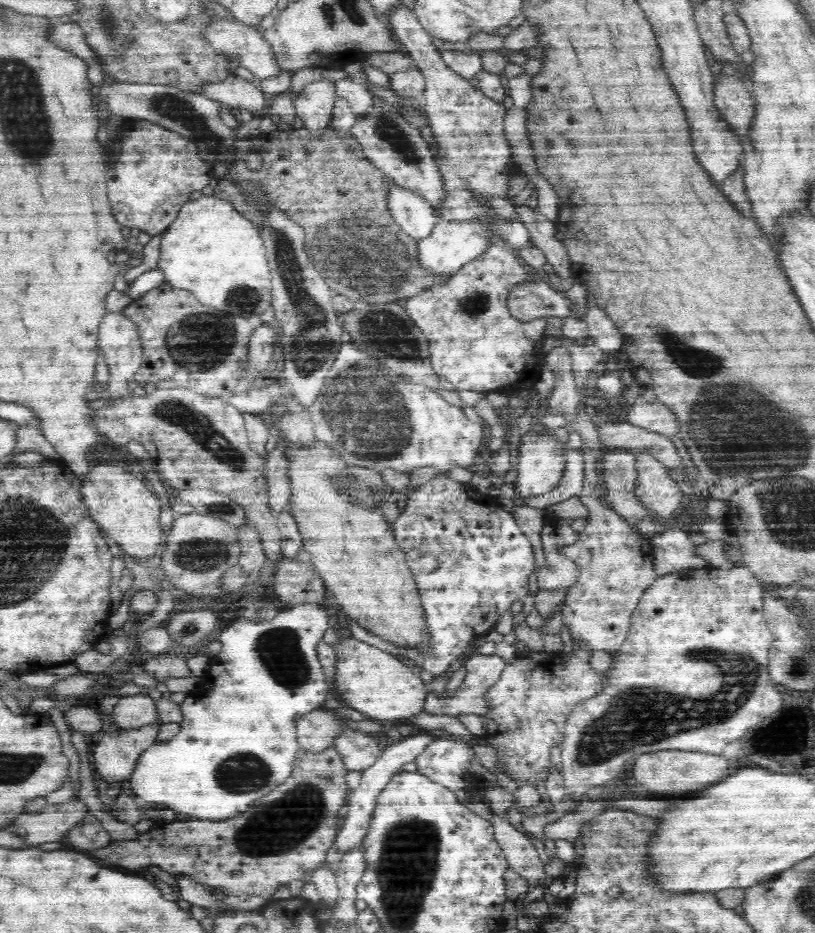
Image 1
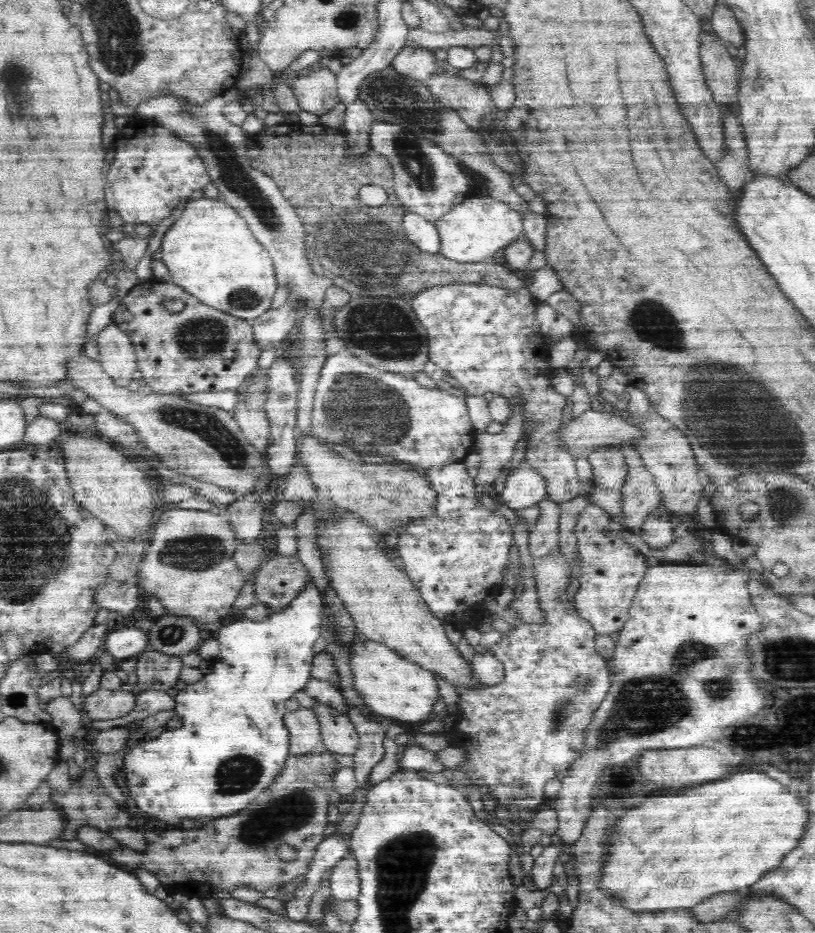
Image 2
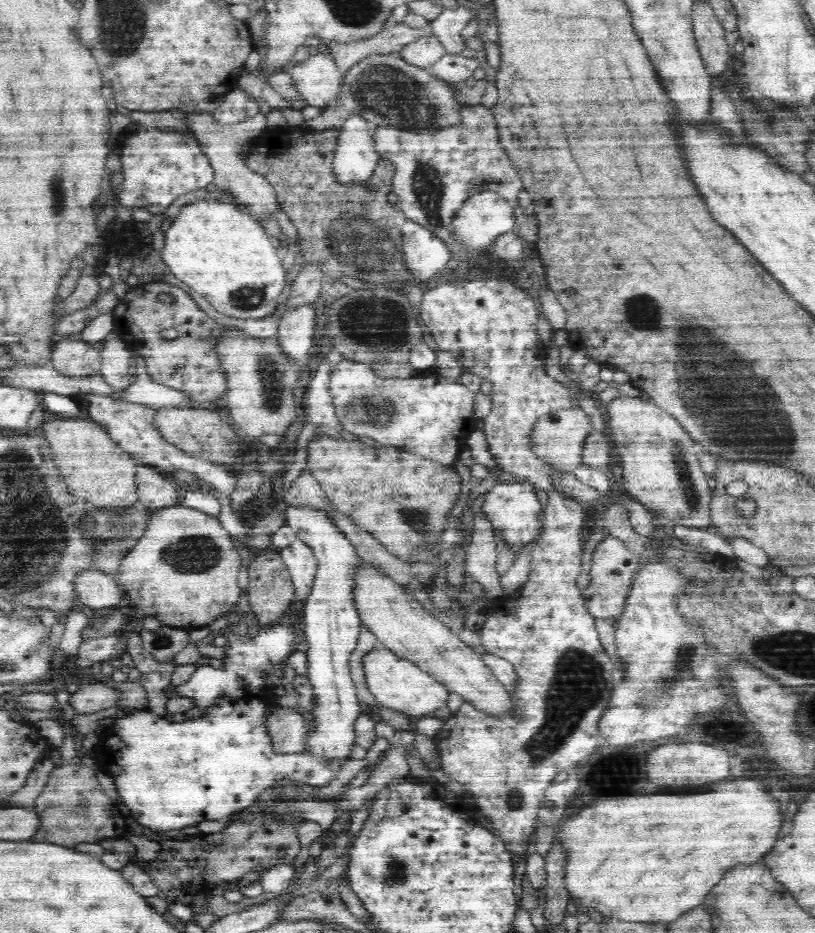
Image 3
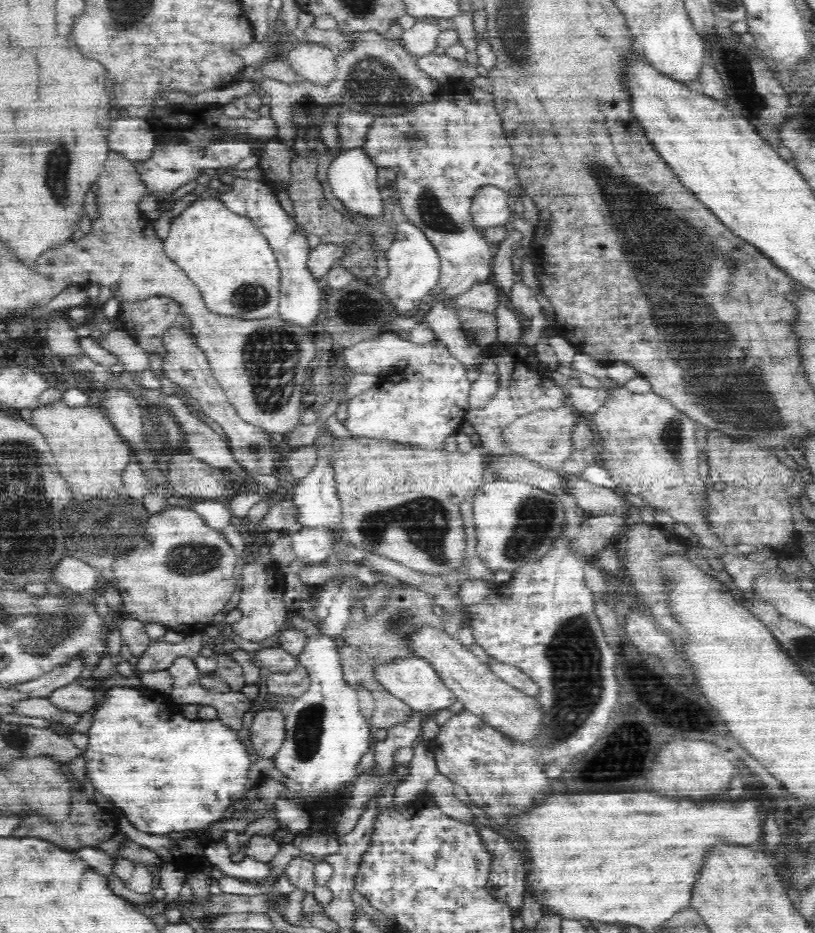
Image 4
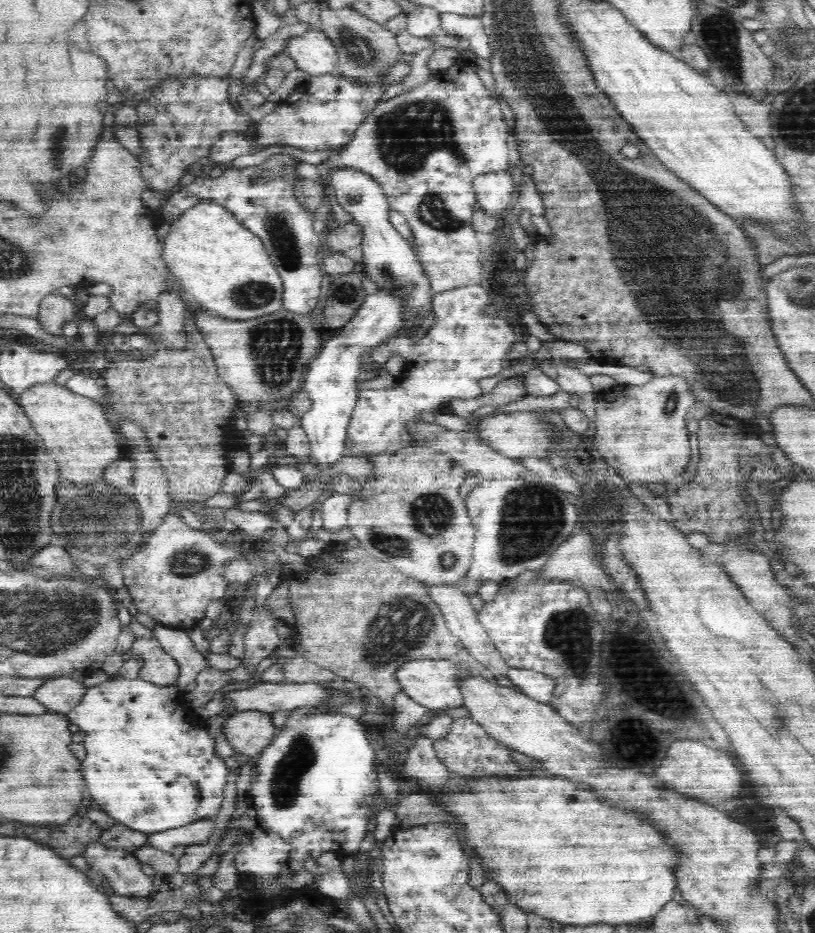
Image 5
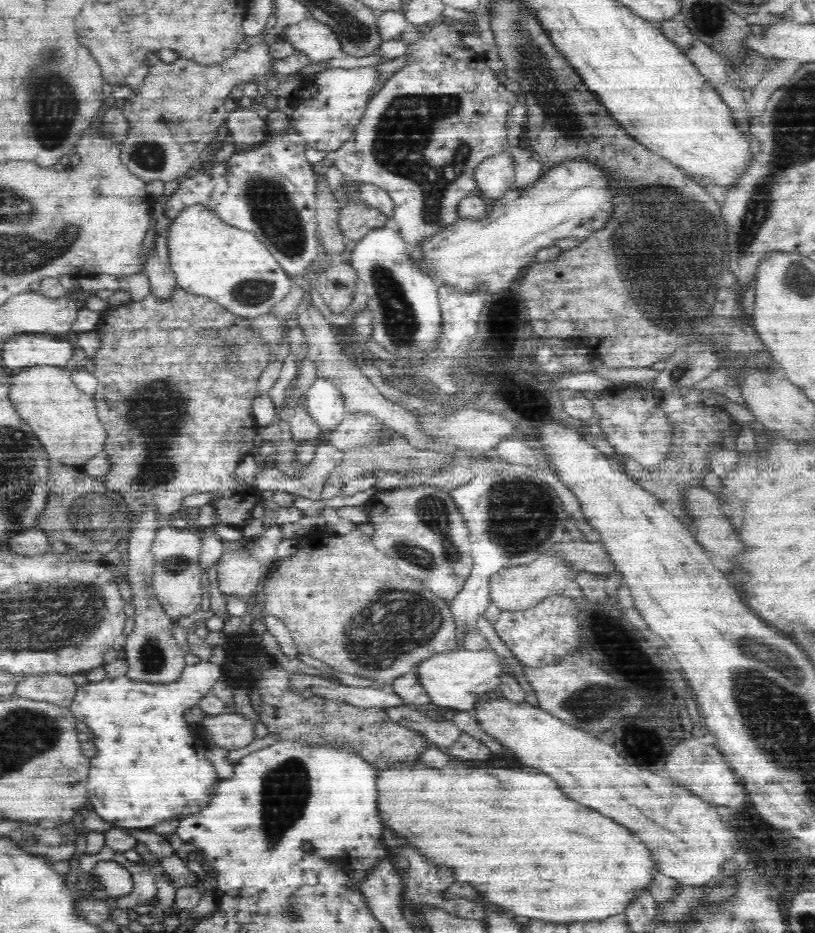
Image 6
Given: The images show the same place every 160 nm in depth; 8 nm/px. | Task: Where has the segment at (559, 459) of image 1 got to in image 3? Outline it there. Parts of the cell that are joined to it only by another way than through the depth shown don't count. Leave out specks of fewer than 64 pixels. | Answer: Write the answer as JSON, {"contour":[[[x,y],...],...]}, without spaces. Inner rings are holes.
{"contour":[[[498,483],[484,496],[479,514],[484,515],[484,521],[488,521],[494,541],[504,542],[516,560],[526,547],[531,547],[543,535],[544,511],[539,496],[530,484]]]}

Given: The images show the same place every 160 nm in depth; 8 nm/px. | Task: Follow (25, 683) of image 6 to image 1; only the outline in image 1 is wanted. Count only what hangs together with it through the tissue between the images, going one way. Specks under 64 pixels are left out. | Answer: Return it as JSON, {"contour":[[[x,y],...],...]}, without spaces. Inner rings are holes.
{"contour":[[[134,694],[121,697],[118,704],[110,710],[110,714],[105,714],[101,708],[97,711],[120,729],[139,728],[146,724],[159,723],[153,702],[148,695]]]}

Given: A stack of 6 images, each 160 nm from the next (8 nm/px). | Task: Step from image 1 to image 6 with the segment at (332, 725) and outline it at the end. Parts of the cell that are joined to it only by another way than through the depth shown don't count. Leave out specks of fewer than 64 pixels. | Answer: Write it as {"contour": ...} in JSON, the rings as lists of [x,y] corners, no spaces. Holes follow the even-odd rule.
{"contour":[[[236,712],[208,716],[198,723],[201,731],[205,730],[212,742],[227,751],[245,747],[254,740],[254,726]]]}

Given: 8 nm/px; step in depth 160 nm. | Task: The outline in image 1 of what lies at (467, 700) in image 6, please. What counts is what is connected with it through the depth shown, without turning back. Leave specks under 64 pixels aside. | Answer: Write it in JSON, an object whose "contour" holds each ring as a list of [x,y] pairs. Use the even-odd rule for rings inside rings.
{"contour":[[[348,636],[333,647],[338,657],[336,687],[342,693],[342,699],[346,699],[352,709],[378,721],[409,720],[418,714],[424,714],[430,686],[420,673],[414,672],[398,657],[354,639],[353,636]]]}

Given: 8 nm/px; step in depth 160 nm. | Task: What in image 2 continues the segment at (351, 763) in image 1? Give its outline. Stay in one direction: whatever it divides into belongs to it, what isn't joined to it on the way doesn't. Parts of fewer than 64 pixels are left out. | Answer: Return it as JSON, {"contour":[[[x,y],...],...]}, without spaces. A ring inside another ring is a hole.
{"contour":[[[320,700],[309,710],[318,722],[322,745],[326,750],[340,755],[353,755],[359,743],[359,735],[349,716],[326,706]]]}

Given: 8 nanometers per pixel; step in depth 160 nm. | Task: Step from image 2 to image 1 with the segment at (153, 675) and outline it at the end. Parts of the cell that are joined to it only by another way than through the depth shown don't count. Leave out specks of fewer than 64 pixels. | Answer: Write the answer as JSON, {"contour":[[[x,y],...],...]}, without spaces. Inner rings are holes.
{"contour":[[[174,652],[156,654],[140,664],[143,671],[156,682],[163,683],[168,678],[182,678],[191,674],[185,656],[176,656]]]}

